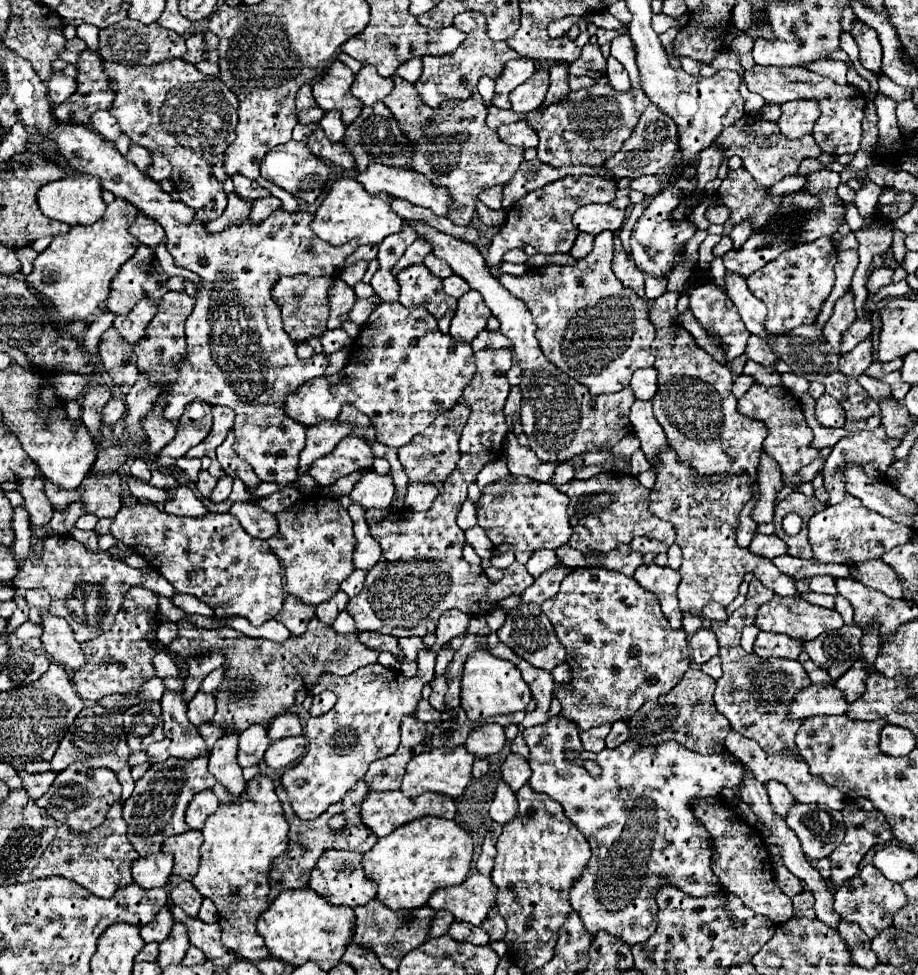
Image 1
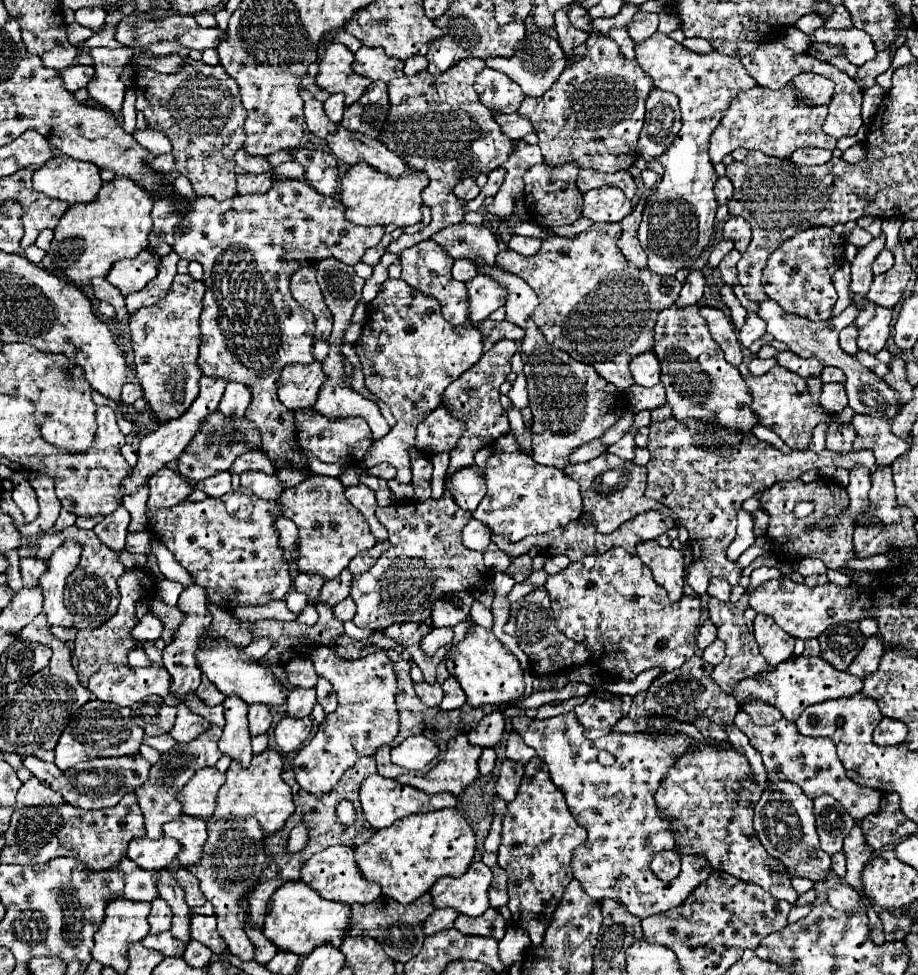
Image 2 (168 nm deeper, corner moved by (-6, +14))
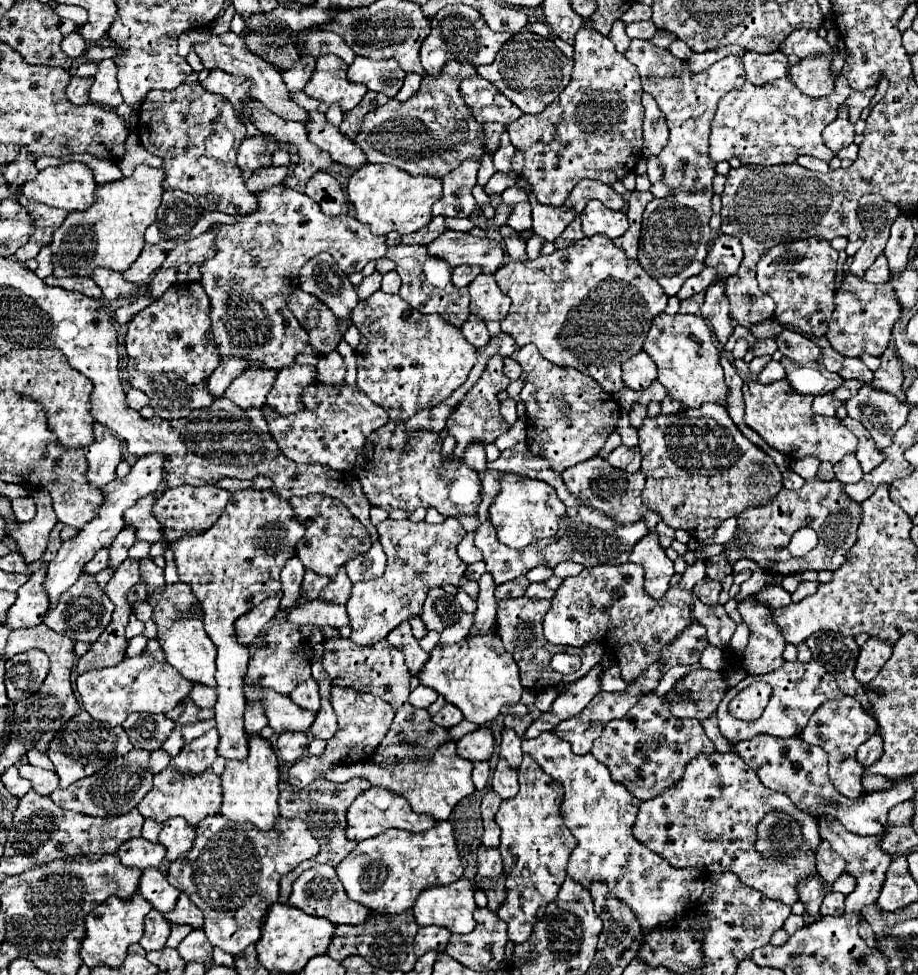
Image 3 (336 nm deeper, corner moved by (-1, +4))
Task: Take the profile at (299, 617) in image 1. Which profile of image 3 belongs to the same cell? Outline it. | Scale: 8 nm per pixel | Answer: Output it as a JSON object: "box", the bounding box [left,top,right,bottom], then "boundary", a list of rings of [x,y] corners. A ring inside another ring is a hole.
{"box":[301,571,329,599],"boundary":[[[307,571],[305,577],[303,577],[303,583],[301,583],[303,595],[305,595],[307,599],[317,599],[319,591],[321,591],[323,585],[327,585],[327,583],[329,583],[329,579],[325,579],[325,577],[321,577],[321,575],[313,575],[311,571]]]}

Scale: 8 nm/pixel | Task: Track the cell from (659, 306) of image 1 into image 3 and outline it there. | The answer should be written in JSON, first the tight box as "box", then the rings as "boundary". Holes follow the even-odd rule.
{"box":[681,293,705,313],"boundary":[[[697,293],[697,295],[693,295],[693,297],[689,297],[689,299],[685,299],[685,301],[681,301],[681,313],[699,313],[699,309],[701,309],[701,305],[703,305],[703,297],[705,297],[705,293]]]}

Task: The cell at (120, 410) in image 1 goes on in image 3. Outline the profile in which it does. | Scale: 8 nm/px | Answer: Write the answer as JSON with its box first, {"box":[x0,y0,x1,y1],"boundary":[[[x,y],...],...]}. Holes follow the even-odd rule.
{"box":[127,389,149,411],"boundary":[[[129,389],[129,391],[127,391],[127,403],[129,403],[131,409],[139,411],[139,409],[143,409],[145,405],[149,405],[149,397],[147,397],[145,393],[137,391],[137,389]]]}

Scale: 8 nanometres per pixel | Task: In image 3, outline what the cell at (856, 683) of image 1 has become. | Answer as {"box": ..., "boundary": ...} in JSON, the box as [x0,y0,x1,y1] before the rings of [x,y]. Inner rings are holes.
{"box":[853,637,891,685],"boundary":[[[871,637],[861,647],[861,653],[857,657],[857,665],[855,665],[855,671],[853,671],[855,679],[861,685],[869,683],[879,673],[879,669],[885,665],[889,655],[891,655],[891,645],[889,643],[881,643],[879,639]]]}

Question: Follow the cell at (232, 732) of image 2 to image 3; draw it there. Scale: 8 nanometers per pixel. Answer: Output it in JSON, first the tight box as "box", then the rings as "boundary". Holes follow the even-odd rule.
{"box":[169,489,305,761],"boundary":[[[245,489],[231,495],[223,515],[213,527],[169,541],[179,581],[187,583],[199,599],[205,613],[205,631],[217,645],[217,703],[213,711],[221,737],[217,753],[223,759],[245,761],[249,755],[249,739],[243,727],[243,677],[247,673],[249,649],[237,643],[233,623],[267,597],[281,593],[279,571],[283,569],[285,559],[295,555],[295,543],[303,533],[305,529],[297,523],[289,501],[281,501],[271,491]]]}

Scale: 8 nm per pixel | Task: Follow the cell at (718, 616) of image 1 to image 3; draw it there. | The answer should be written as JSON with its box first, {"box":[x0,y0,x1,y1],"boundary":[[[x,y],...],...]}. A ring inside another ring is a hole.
{"box":[695,577,721,607],"boundary":[[[705,577],[705,579],[703,579],[701,583],[697,583],[697,587],[695,587],[695,597],[701,599],[703,603],[707,603],[709,607],[711,607],[711,605],[717,605],[719,593],[721,593],[721,583],[719,583],[719,581],[711,581],[709,577]]]}

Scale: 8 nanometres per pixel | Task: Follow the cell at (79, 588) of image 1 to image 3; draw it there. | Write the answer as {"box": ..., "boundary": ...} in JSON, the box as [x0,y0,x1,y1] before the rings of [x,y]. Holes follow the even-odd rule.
{"box":[43,573,113,643],"boundary":[[[81,573],[77,583],[61,595],[59,605],[53,611],[49,611],[49,615],[45,617],[43,623],[61,635],[67,635],[73,641],[93,643],[103,633],[103,629],[109,625],[111,615],[113,615],[113,603],[109,601],[109,597],[99,587],[95,575]]]}

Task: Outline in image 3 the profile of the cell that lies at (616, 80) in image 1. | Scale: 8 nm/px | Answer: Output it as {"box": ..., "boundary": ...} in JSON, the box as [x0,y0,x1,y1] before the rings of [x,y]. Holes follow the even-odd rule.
{"box":[609,21,631,53],"boundary":[[[623,21],[613,23],[613,29],[611,29],[611,33],[609,33],[609,39],[613,41],[613,45],[615,45],[615,49],[617,49],[619,53],[625,53],[625,51],[627,51],[631,39],[629,39],[627,33],[625,33],[625,23],[623,23]]]}

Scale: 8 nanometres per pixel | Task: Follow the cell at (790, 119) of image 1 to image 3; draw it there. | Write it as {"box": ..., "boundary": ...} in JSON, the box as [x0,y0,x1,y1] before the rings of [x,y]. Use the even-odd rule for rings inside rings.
{"box":[789,55,833,97],"boundary":[[[813,55],[803,59],[799,65],[789,69],[791,81],[797,89],[809,97],[827,97],[833,93],[833,75],[831,61],[823,55]]]}

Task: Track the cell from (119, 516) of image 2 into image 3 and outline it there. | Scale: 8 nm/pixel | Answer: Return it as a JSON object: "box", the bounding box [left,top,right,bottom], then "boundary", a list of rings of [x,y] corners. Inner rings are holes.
{"box":[85,547,109,573],"boundary":[[[101,547],[97,553],[95,553],[95,557],[85,565],[85,571],[89,571],[89,573],[99,573],[101,569],[105,569],[109,565],[109,547]]]}

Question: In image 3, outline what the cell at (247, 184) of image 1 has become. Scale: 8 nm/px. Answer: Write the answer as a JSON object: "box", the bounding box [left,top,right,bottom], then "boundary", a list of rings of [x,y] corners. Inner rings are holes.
{"box":[237,139,271,171],"boundary":[[[245,139],[237,151],[237,165],[241,171],[259,171],[271,167],[271,157],[261,155],[265,139]]]}

